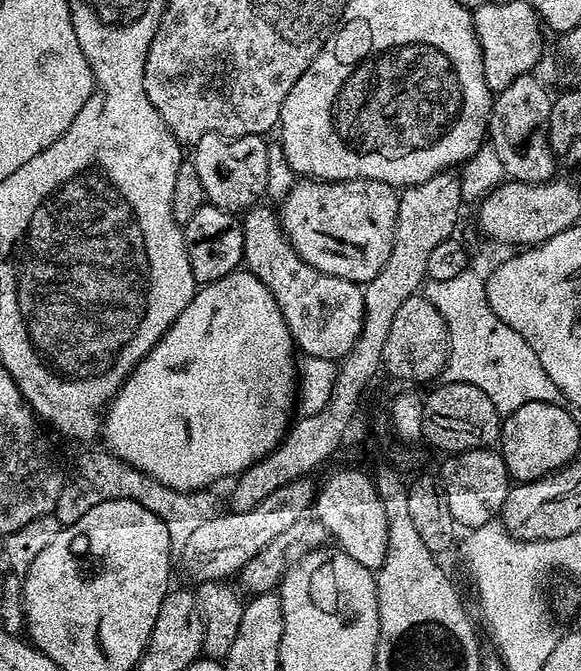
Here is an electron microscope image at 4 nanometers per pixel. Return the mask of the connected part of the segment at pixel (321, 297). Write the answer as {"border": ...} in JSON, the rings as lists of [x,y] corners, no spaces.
{"border":[[[253,205],[241,219],[243,263],[247,271],[254,273],[267,286],[278,302],[297,349],[301,349],[305,357],[338,362],[350,352],[361,332],[365,306],[363,287],[348,279],[327,275],[305,262],[283,233],[275,209],[262,205]]]}

